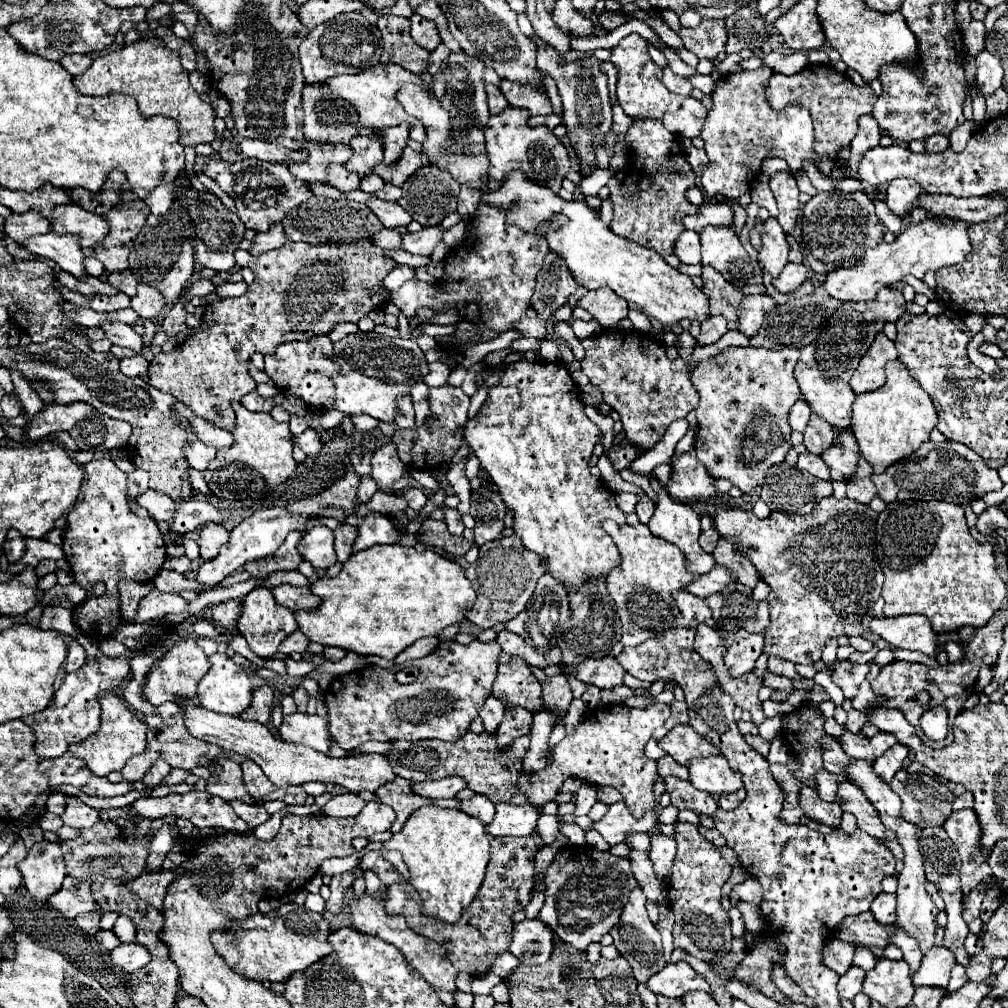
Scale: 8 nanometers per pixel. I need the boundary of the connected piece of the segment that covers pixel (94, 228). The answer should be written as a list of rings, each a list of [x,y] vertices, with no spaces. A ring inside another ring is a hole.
[[[64,204],[54,208],[52,232],[80,236],[82,248],[94,248],[108,234],[108,222],[76,204]]]

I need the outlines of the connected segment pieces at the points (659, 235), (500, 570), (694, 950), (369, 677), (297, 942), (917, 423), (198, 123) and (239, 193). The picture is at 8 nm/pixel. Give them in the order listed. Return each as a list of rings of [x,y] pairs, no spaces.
[[[634,118],[632,126],[624,134],[624,146],[630,154],[628,172],[622,180],[612,176],[608,182],[610,200],[614,206],[610,228],[622,238],[656,250],[672,268],[678,268],[682,262],[674,254],[674,244],[686,230],[682,218],[700,210],[686,198],[686,190],[696,186],[696,174],[692,172],[692,166],[688,164],[676,136],[672,136],[672,132],[668,132],[658,120]]]
[[[516,536],[498,538],[480,546],[478,560],[466,568],[466,576],[468,580],[472,580],[472,586],[478,596],[476,608],[472,610],[472,616],[468,616],[468,620],[480,628],[492,628],[494,622],[506,622],[514,618],[528,604],[536,580],[542,574],[544,568],[540,568],[540,556],[524,550]]]
[[[678,822],[674,838],[678,842],[678,852],[672,866],[672,880],[668,884],[668,900],[676,914],[676,924],[672,930],[674,946],[700,960],[714,962],[730,952],[732,942],[730,918],[720,904],[722,886],[728,882],[732,866],[722,858],[720,848],[698,832],[698,826]]]
[[[454,640],[444,642],[430,656],[414,662],[420,674],[406,686],[396,682],[394,670],[380,666],[364,666],[362,670],[338,676],[324,692],[332,738],[344,750],[358,748],[370,740],[460,740],[492,692],[500,652],[498,642],[484,644],[474,640],[470,646],[456,644]]]
[[[296,902],[282,904],[270,916],[254,914],[248,916],[244,922],[230,922],[228,926],[230,934],[212,934],[212,942],[218,954],[234,972],[258,982],[286,982],[288,976],[292,976],[294,972],[300,972],[316,960],[322,960],[324,956],[332,954],[332,946],[328,942],[330,922],[322,914],[308,912],[304,906],[298,906]]]
[[[900,360],[886,364],[886,384],[874,392],[858,394],[852,410],[852,432],[858,440],[862,458],[870,462],[874,474],[884,472],[896,460],[902,460],[918,450],[918,446],[930,438],[930,430],[936,426],[936,410],[930,396],[916,386],[916,380],[912,380],[908,368]]]
[[[158,38],[141,39],[118,52],[110,52],[94,60],[90,70],[74,78],[74,86],[84,96],[110,96],[126,94],[136,98],[138,108],[144,116],[168,116],[180,122],[180,144],[196,146],[202,142],[212,142],[216,138],[214,120],[216,112],[210,104],[202,102],[198,92],[188,82],[188,70],[180,64],[180,54],[166,48]]]
[[[210,158],[206,164],[204,164],[204,174],[210,176],[228,196],[234,198],[236,202],[236,208],[238,208],[238,216],[240,220],[244,222],[246,228],[252,228],[252,230],[258,230],[258,232],[264,232],[268,230],[268,226],[272,222],[280,222],[284,220],[284,216],[292,210],[292,208],[298,208],[302,202],[310,200],[314,194],[310,190],[310,186],[304,182],[304,180],[298,180],[290,174],[288,166],[286,164],[270,164],[270,162],[264,162],[264,160],[254,160],[254,158],[244,158],[240,162],[224,162],[220,158]]]

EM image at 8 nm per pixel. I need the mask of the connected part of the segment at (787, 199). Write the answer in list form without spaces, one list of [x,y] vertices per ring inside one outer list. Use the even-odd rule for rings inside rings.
[[[776,172],[770,176],[770,190],[774,192],[778,202],[778,210],[780,210],[778,222],[790,234],[800,214],[800,202],[798,202],[800,192],[796,180],[788,172]]]

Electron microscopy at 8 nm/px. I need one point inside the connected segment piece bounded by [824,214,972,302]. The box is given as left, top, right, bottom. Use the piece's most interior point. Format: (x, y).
(931, 244)

